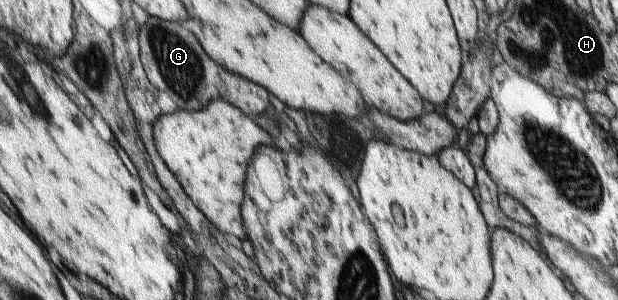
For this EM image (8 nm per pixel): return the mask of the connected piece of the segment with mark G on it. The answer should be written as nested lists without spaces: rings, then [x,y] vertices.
[[[149,16],[148,22],[140,30],[140,58],[148,80],[158,91],[166,92],[178,109],[201,110],[214,98],[222,98],[234,103],[244,114],[256,115],[270,110],[268,92],[262,86],[230,74],[214,60],[210,60],[210,56],[198,44],[196,36],[179,22]]]

